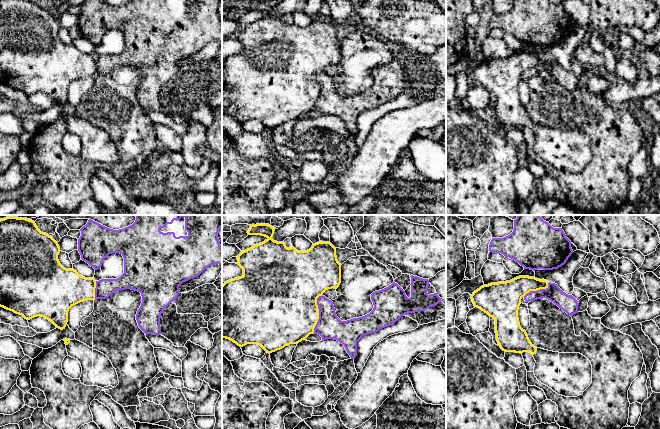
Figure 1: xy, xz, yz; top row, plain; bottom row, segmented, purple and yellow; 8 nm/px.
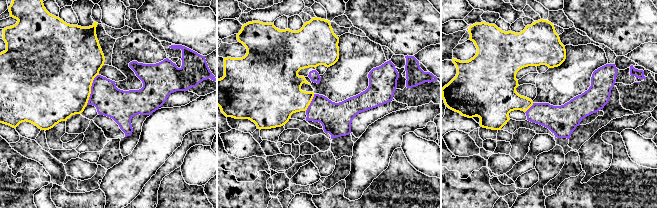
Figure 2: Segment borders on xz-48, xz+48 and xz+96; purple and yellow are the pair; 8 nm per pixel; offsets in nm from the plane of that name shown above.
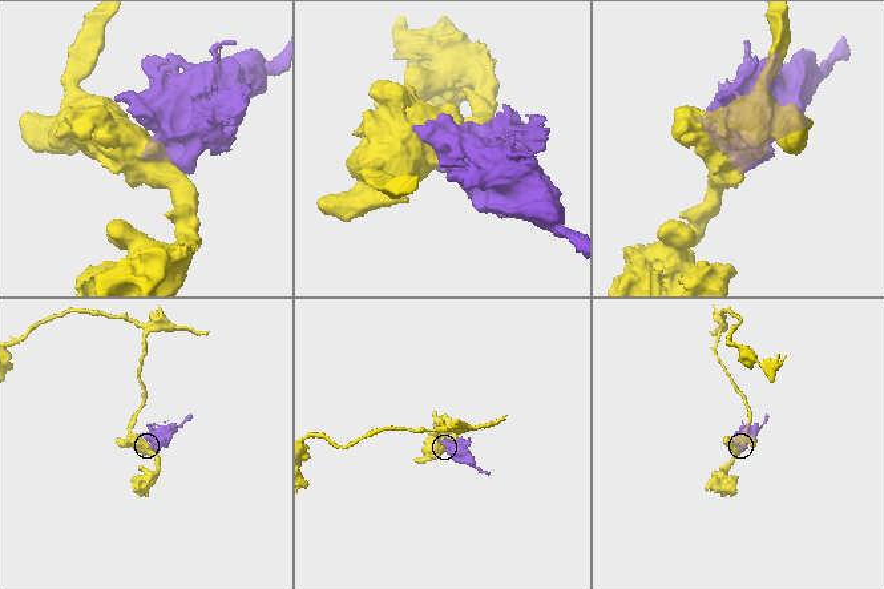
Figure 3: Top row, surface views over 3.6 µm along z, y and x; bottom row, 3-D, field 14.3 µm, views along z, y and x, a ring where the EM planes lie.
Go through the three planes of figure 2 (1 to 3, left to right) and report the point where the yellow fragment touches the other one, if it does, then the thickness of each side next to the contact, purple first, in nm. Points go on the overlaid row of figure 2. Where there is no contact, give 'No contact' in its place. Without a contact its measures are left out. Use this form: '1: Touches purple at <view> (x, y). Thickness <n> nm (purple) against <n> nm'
1: Touches purple at xz-48 (91, 89). Thickness 240 nm (purple) against 500 nm
2: Touches purple at xz+48 (311, 102). Thickness 260 nm (purple) against 340 nm
3: Touches purple at xz+96 (529, 108). Thickness 220 nm (purple) against 280 nm

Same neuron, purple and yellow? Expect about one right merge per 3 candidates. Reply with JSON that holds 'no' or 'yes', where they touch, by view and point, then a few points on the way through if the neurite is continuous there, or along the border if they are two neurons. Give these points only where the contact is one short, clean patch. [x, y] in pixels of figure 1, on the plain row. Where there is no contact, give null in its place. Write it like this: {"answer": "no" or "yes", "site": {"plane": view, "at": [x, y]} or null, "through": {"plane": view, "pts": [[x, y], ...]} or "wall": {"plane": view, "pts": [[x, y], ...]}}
{"answer": "no", "site": {"plane": "xz", "at": [319, 89]}, "wall": {"plane": "xz", "pts": [[322, 70], [317, 74], [318, 97], [313, 108]]}}

